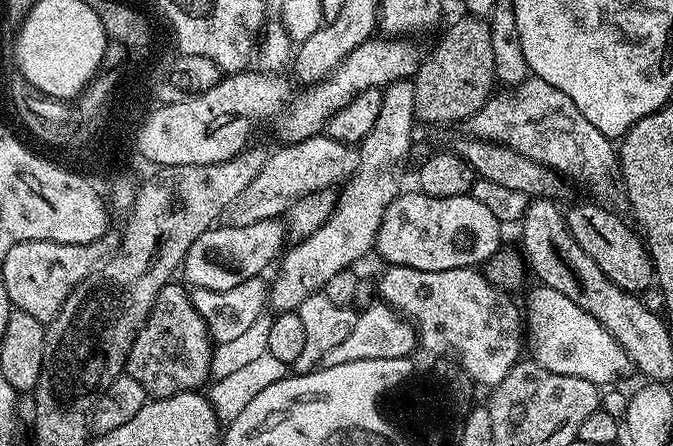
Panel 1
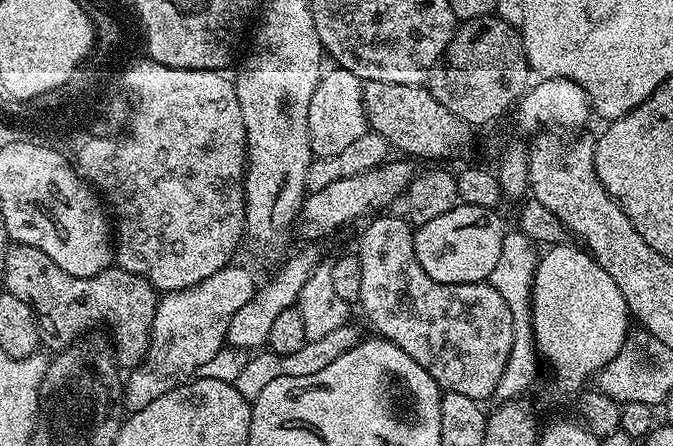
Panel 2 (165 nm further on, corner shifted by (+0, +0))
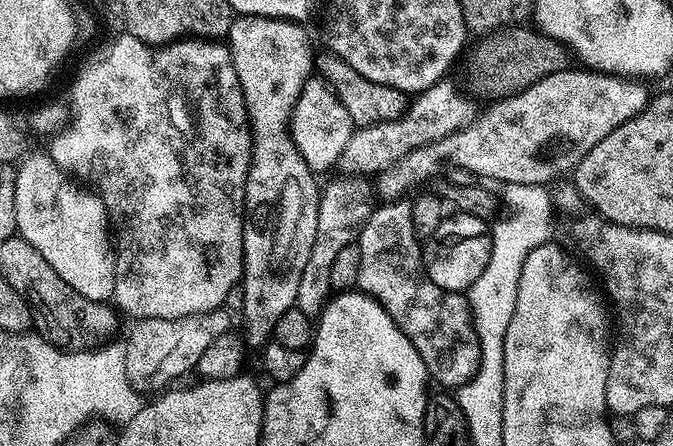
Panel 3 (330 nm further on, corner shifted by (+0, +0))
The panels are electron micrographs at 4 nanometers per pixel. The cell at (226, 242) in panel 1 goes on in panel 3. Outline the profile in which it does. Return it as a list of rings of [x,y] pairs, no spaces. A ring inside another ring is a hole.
[[[575,67],[550,74],[542,78],[542,82],[534,82],[534,86],[513,96],[507,96],[505,100],[489,103],[485,107],[488,109],[481,116],[479,113],[466,127],[459,128],[457,132],[438,142],[430,142],[424,148],[410,150],[406,158],[394,162],[394,166],[390,166],[375,177],[375,195],[384,202],[405,199],[411,188],[419,189],[424,186],[419,184],[426,183],[431,176],[438,175],[440,171],[441,175],[447,168],[470,170],[485,181],[497,180],[497,185],[500,186],[505,184],[548,186],[551,185],[551,180],[556,180],[567,172],[569,175],[580,165],[582,158],[586,158],[586,154],[594,150],[594,146],[598,146],[598,142],[602,142],[606,134],[610,134],[610,130],[618,130],[622,122],[637,116],[650,99],[650,92],[640,85],[643,83],[639,79],[619,78]]]

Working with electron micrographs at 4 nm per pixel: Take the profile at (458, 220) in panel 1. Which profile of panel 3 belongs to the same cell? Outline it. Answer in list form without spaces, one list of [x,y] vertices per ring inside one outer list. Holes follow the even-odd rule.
[[[459,211],[453,215],[445,215],[438,230],[423,241],[424,272],[434,286],[447,292],[464,294],[471,284],[478,282],[478,274],[482,274],[490,262],[492,234],[489,221]]]

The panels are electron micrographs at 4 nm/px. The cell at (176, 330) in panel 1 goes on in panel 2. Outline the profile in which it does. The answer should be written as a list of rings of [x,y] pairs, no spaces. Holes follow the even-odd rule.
[[[12,242],[8,246],[2,280],[7,292],[14,294],[14,298],[22,298],[34,309],[43,343],[49,344],[52,350],[69,347],[64,340],[64,304],[112,304],[112,308],[108,308],[107,327],[112,331],[111,343],[119,367],[124,370],[138,368],[148,355],[158,293],[146,278],[130,274],[119,266],[109,266],[90,278],[78,278],[74,274],[66,274],[50,254],[42,254],[42,250],[34,246]]]

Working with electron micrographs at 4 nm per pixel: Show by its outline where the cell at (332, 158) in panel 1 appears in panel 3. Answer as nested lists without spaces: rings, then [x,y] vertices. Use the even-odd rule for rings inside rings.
[[[448,78],[439,80],[425,92],[419,93],[411,101],[407,113],[400,119],[356,128],[350,142],[346,142],[346,150],[342,150],[342,158],[338,165],[339,175],[344,178],[375,177],[394,166],[394,162],[406,158],[410,150],[424,148],[430,142],[438,142],[454,134],[459,128],[466,127],[474,119],[471,104],[473,101],[463,91],[460,93],[450,81]]]

